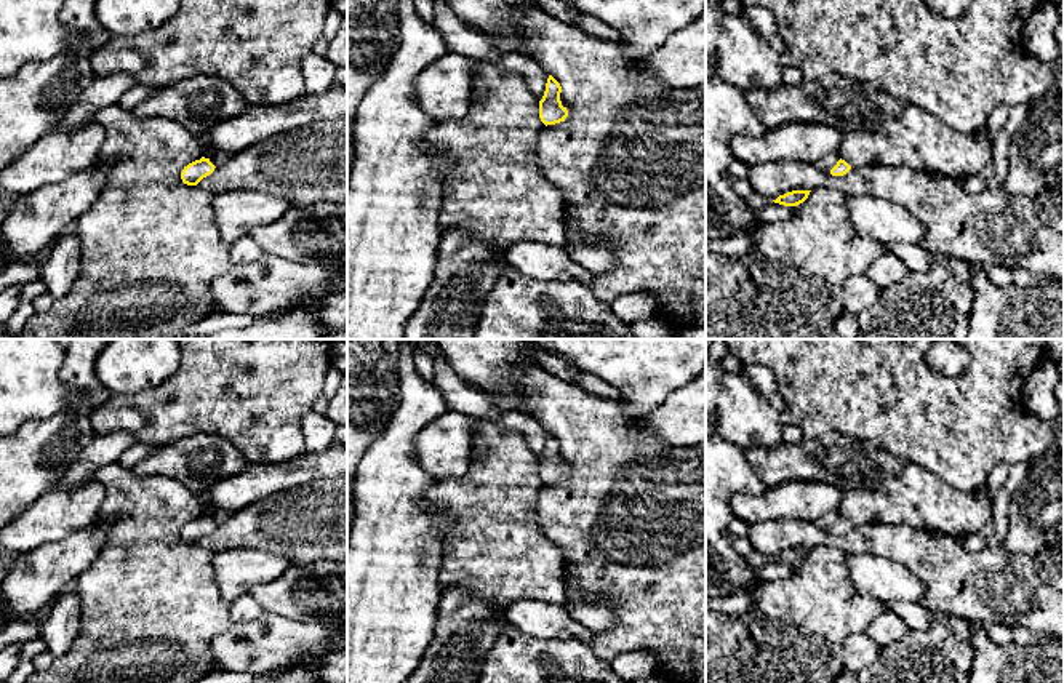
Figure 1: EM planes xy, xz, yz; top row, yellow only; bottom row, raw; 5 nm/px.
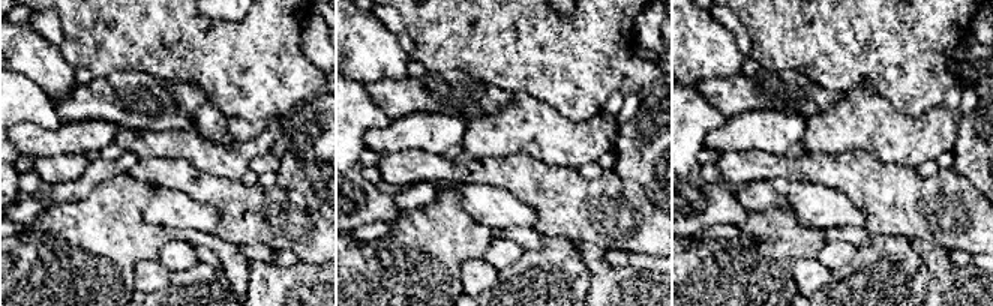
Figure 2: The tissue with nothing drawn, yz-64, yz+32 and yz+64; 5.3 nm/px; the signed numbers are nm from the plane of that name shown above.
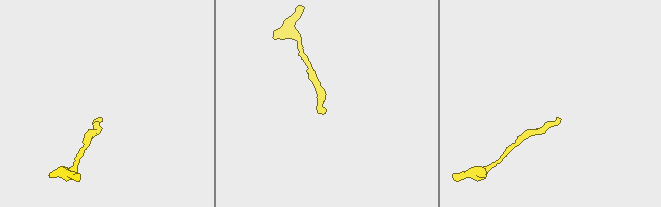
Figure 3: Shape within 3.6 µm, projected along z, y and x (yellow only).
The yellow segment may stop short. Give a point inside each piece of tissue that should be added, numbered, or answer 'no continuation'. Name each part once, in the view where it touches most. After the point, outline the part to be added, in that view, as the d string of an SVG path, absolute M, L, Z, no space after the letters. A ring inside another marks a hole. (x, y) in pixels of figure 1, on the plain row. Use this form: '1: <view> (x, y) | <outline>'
1: yz (917, 496) | M909 462L880 488L845 493L838 513L851 526L914 525L934 534L971 534L992 521L992 497L982 497L981 489L960 491L930 469Z

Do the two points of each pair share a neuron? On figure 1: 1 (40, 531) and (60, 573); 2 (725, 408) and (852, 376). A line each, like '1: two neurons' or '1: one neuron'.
1: two neurons
2: two neurons

